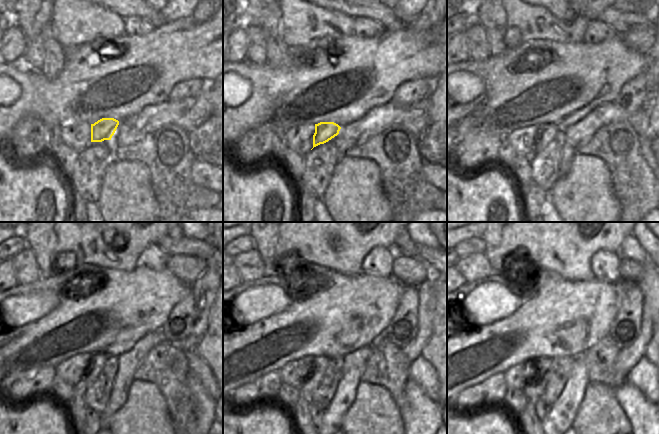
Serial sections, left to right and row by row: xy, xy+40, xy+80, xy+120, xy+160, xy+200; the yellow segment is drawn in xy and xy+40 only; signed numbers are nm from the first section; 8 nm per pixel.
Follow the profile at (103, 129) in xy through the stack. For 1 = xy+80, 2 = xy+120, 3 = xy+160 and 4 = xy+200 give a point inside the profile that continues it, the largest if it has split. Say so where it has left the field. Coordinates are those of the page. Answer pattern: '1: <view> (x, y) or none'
1: xy+80 (547, 132)
2: xy+120 (97, 361)
3: xy+160 (320, 363)
4: xy+200 (533, 390)

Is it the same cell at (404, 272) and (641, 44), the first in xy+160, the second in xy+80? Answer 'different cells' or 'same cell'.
same cell

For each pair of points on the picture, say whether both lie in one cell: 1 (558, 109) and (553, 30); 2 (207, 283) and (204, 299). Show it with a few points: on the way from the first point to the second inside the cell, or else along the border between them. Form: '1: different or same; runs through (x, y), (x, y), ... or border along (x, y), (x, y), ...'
1: different; border along (531, 39), (578, 41)
2: same; runs through (206, 287), (204, 295)

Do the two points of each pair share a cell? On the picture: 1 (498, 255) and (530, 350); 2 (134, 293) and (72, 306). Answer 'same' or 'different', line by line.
1: different
2: same

